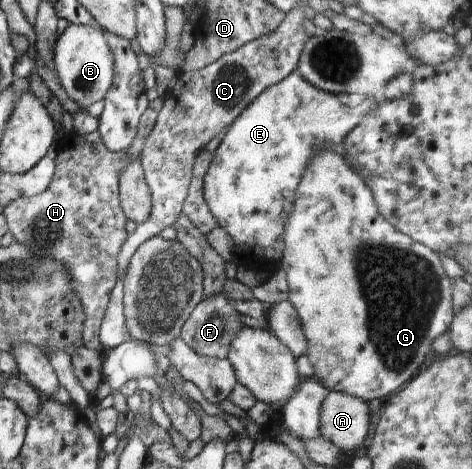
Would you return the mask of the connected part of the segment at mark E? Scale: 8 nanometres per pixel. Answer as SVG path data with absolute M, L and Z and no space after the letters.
M291 72L284 80L278 82L278 84L268 87L256 100L252 100L252 104L240 114L238 118L227 128L226 134L222 137L218 148L214 151L214 156L210 161L210 166L206 171L203 178L203 197L210 209L210 212L215 216L217 226L223 228L234 241L234 246L237 248L238 256L243 257L247 264L259 264L263 263L267 265L271 262L280 262L283 257L284 244L284 231L285 224L288 220L289 214L293 209L295 203L295 190L300 182L302 176L306 172L309 160L317 151L323 150L338 150L341 148L343 140L347 134L350 133L364 118L370 114L374 114L380 98L367 96L362 104L359 104L355 108L349 108L346 105L342 105L338 98L334 94L328 94L328 92L315 88L309 82L306 82L302 76L298 76L296 72Z

